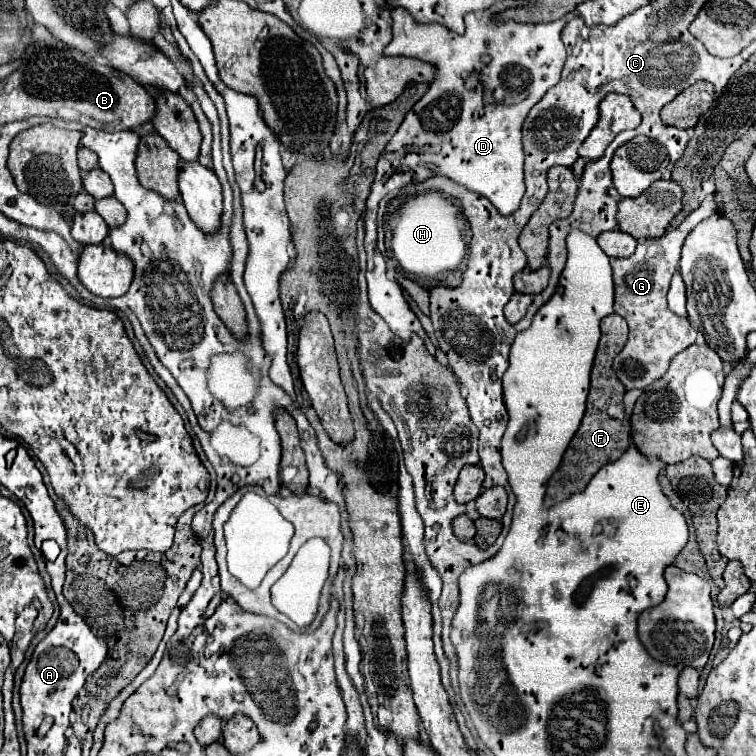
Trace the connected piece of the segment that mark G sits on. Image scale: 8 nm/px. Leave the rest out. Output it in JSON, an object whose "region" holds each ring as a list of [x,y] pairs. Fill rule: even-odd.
{"region":[[[706,196],[700,202],[700,206],[682,220],[678,228],[670,228],[660,238],[642,240],[636,246],[634,254],[628,258],[612,258],[614,288],[616,288],[614,312],[626,318],[630,326],[628,342],[624,350],[614,358],[614,372],[626,390],[650,386],[654,380],[658,380],[664,374],[674,354],[686,350],[696,342],[698,332],[692,328],[692,324],[668,310],[666,292],[670,288],[672,274],[678,270],[684,238],[694,226],[698,226],[702,220],[710,218],[712,214],[716,214],[716,204],[712,196]]]}

